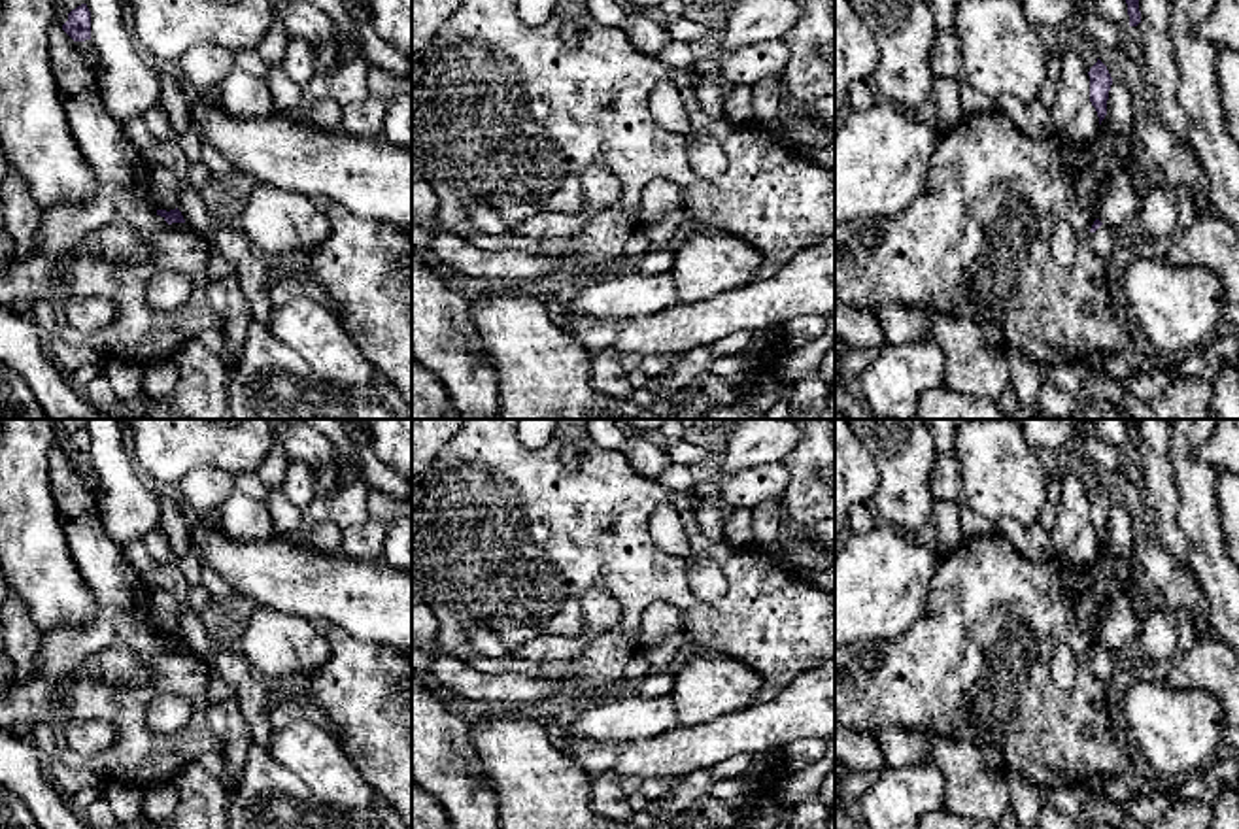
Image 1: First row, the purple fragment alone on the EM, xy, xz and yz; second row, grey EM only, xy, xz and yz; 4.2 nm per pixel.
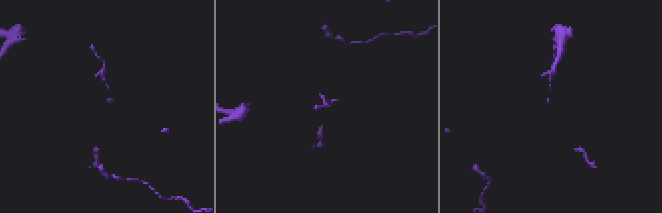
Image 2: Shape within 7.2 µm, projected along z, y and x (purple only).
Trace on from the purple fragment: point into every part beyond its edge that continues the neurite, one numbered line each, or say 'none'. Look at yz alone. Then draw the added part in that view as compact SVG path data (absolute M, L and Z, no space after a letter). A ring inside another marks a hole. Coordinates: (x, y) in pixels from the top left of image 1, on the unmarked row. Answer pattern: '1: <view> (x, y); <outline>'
1: yz (1102, 665); M1101 648L1095 655L1090 657L1090 670L1095 678L1105 682L1114 670L1111 650Z

